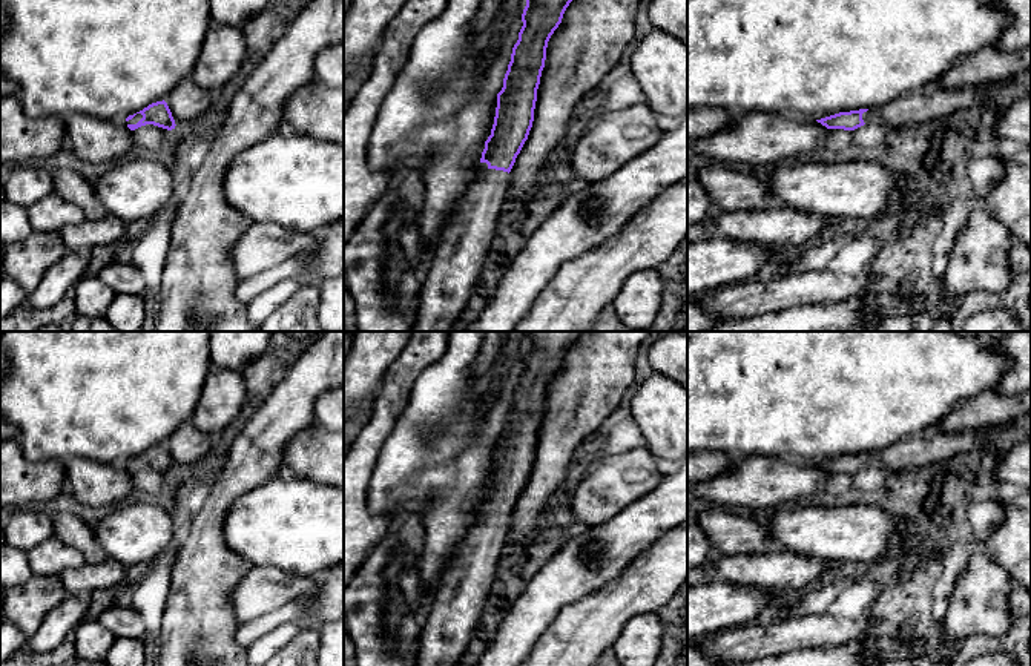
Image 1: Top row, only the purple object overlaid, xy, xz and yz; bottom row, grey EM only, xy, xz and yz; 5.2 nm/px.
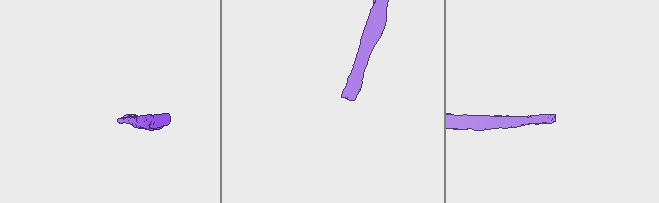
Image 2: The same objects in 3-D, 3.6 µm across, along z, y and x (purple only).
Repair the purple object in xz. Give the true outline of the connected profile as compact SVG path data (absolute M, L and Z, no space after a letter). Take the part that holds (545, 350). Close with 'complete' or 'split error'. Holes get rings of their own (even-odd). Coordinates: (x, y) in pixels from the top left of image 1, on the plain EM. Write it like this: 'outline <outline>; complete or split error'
outline M528 331L523 370L512 391L511 405L497 437L491 479L485 485L480 509L473 526L459 543L427 611L414 666L457 666L468 652L486 612L497 569L505 563L509 542L509 516L534 465L537 433L551 379L562 367L569 347L581 331Z; split error

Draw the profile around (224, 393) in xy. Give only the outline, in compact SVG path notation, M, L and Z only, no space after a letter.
M213 367L190 420L198 430L218 440L238 417L245 401L247 388L239 371Z

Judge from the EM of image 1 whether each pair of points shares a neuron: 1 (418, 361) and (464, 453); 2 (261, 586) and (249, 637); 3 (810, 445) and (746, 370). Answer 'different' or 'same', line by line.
1: different
2: different
3: same

